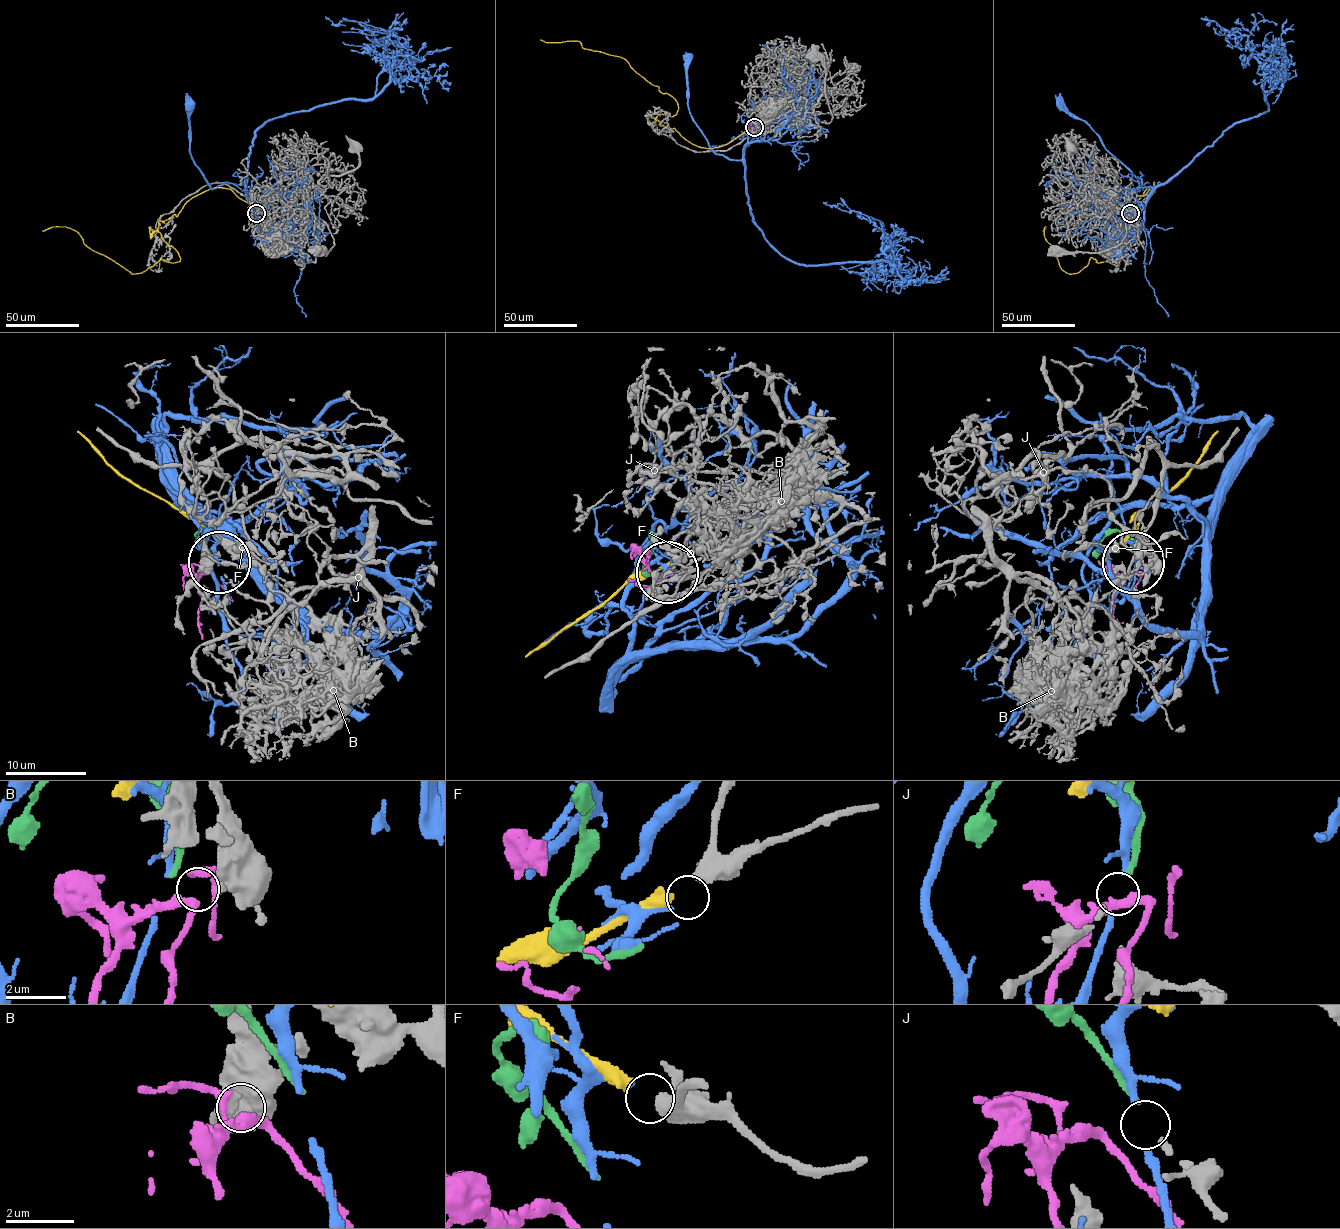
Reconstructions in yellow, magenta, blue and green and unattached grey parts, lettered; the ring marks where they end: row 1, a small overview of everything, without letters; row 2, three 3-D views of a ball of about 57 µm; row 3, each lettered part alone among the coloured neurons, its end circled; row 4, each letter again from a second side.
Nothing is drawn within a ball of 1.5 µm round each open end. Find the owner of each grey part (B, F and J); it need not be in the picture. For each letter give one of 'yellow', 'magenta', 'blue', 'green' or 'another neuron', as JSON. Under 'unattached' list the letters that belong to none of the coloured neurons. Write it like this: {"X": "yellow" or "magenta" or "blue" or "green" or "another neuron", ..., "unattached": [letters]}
{"B": "magenta", "F": "yellow", "J": "green", "unattached": []}

